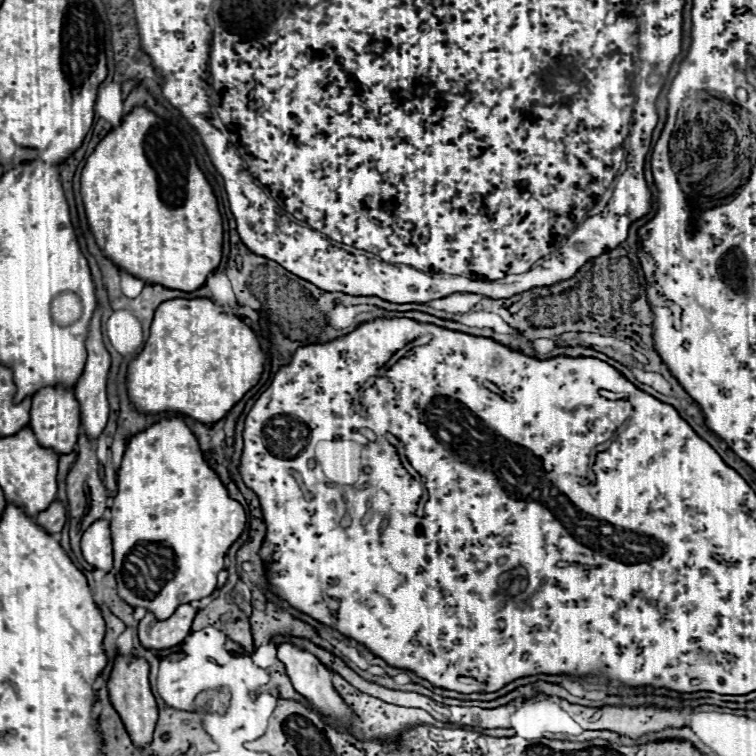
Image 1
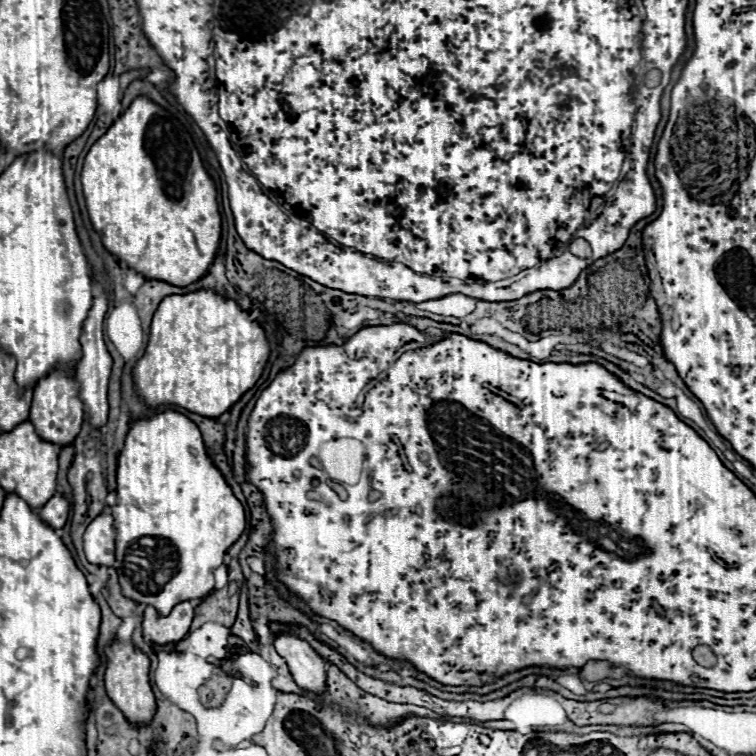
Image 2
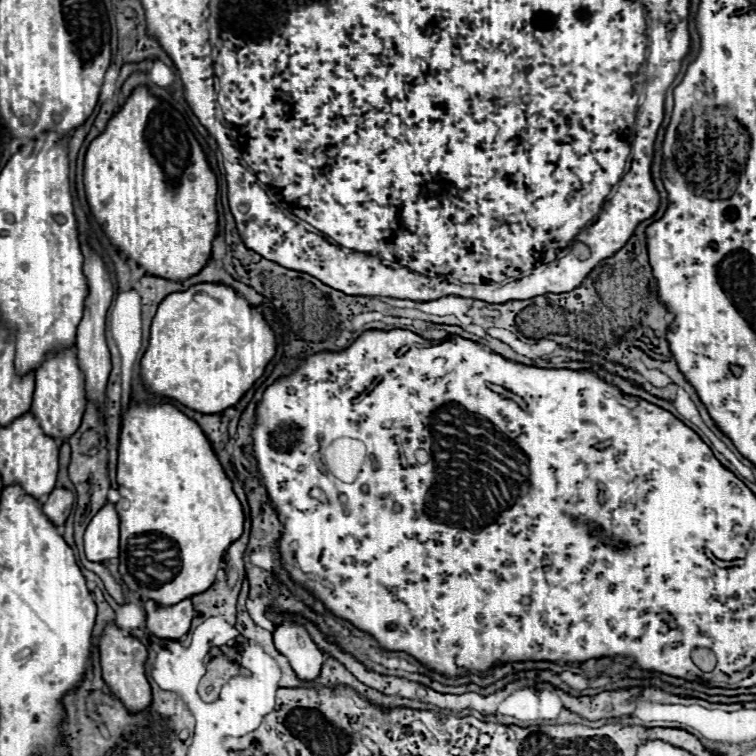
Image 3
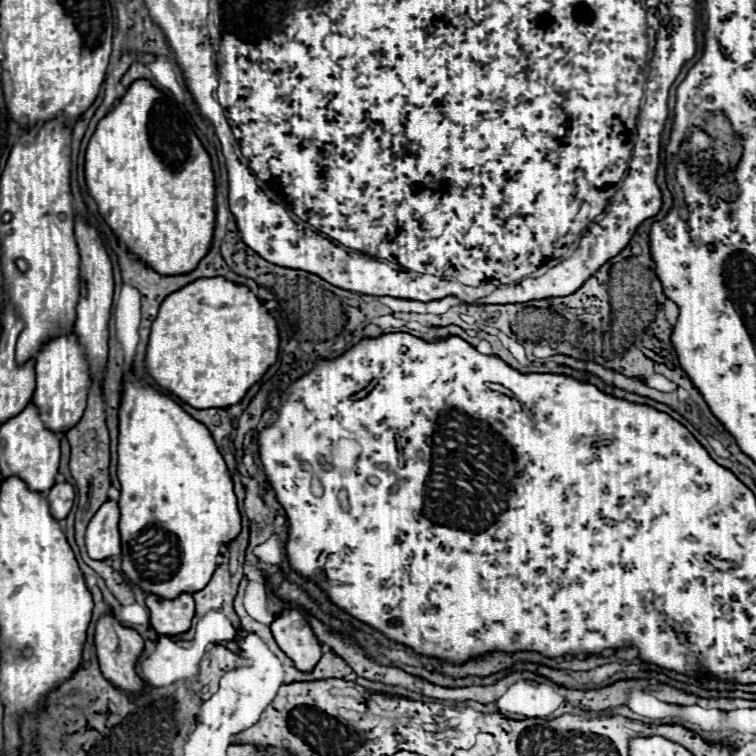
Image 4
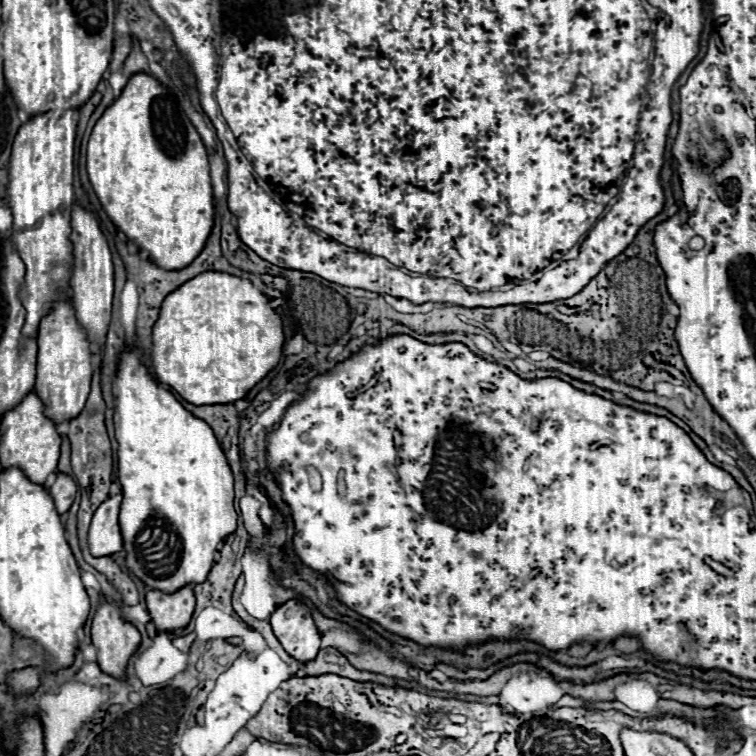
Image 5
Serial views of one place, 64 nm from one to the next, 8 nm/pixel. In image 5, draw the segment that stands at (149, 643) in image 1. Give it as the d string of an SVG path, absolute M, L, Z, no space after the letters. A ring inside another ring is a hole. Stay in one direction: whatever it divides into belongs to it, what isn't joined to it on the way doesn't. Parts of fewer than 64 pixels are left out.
M184 586L174 594L150 590L146 594L146 606L158 632L174 632L188 626L194 614L196 598L190 586Z

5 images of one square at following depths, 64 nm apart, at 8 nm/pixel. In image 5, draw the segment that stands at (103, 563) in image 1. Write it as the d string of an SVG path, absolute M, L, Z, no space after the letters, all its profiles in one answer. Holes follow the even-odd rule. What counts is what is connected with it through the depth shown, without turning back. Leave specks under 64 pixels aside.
M122 494L108 498L102 506L94 512L90 530L88 530L88 548L90 554L96 558L112 556L122 550L122 534L118 526L118 512L120 512Z

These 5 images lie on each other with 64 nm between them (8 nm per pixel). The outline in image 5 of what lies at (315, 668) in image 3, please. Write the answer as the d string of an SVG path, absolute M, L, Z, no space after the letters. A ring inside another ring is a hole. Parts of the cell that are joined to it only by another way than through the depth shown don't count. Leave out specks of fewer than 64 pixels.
M300 600L278 606L270 618L272 630L282 648L298 662L310 662L320 652L320 632L314 626L310 608Z

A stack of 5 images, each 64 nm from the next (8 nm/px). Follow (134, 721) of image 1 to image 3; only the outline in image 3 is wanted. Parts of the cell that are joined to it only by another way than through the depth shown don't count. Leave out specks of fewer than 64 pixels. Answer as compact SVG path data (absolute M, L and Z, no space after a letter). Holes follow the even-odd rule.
M108 624L102 638L100 638L100 662L102 662L102 676L108 684L110 692L130 710L132 714L144 712L152 702L152 690L146 680L146 660L148 652L144 644L134 636L124 636L114 624Z

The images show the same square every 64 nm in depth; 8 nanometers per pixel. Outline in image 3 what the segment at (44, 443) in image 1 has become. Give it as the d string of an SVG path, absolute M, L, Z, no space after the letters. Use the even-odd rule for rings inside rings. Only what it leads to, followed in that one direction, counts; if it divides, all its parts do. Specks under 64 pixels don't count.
M64 350L48 356L48 360L36 372L36 390L34 390L34 402L30 408L40 428L44 430L46 436L64 442L70 438L70 434L78 430L84 410L86 410L84 376L78 368L76 350Z

